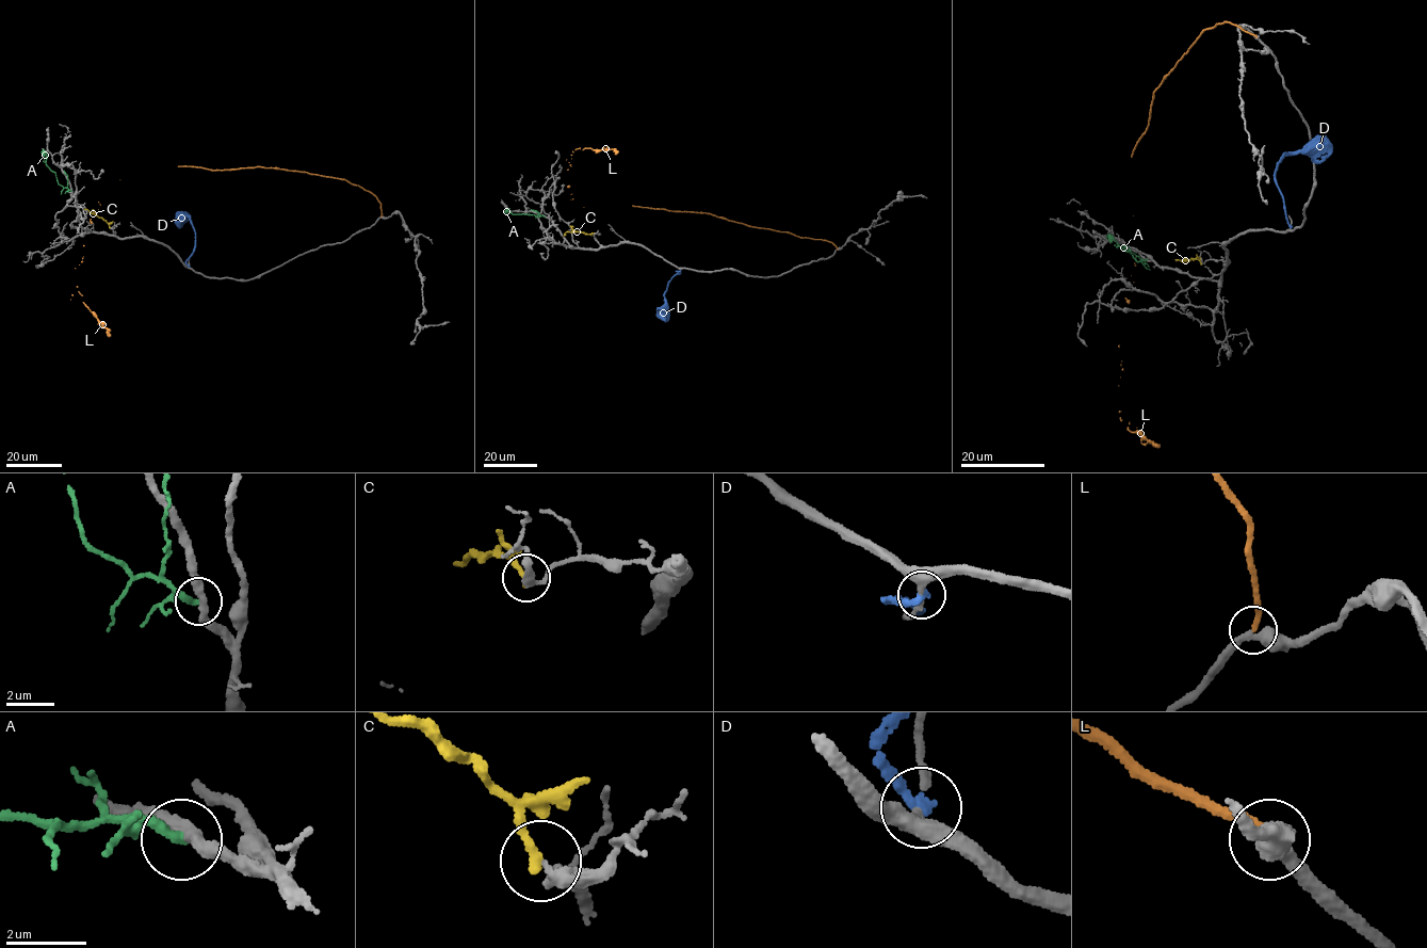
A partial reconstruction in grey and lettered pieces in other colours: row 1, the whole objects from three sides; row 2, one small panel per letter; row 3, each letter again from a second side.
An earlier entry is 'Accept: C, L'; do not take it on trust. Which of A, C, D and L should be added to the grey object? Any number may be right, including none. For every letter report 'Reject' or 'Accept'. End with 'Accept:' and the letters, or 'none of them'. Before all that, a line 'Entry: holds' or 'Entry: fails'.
Entry: fails
A: Reject
C: Reject
D: Reject
L: Accept
Accept: L

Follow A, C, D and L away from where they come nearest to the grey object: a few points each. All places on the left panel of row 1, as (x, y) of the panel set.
A: (71, 190), (59, 185), (46, 162), (45, 151), (47, 154)
C: (110, 227), (104, 220), (84, 208)
D: (189, 266), (185, 260), (192, 252), (195, 238), (192, 220), (187, 215), (183, 222)
L: (380, 217), (375, 196), (341, 179), (178, 165), (100, 204), (91, 219), (76, 268), (78, 291), (108, 336)

